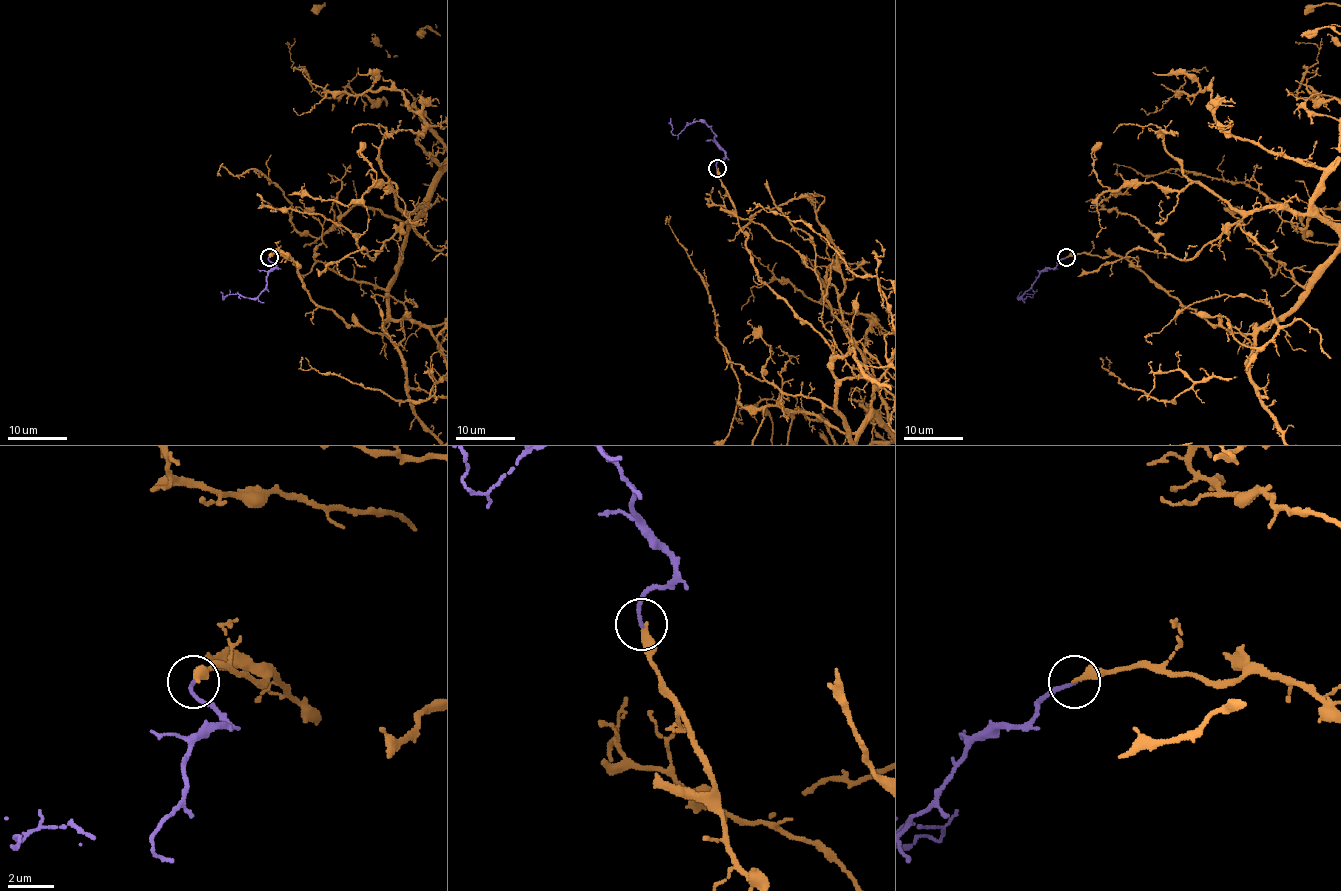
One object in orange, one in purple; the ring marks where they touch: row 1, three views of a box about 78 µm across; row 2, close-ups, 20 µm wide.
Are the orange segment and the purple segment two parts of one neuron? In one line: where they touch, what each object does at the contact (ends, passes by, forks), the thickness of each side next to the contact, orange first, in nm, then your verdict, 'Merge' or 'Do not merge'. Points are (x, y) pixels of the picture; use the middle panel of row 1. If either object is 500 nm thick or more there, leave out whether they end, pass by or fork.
Place: (717, 168). At the ring orange ends. At the ring purple ends. Thickness 320 nm (orange) against 150 nm. Merge

